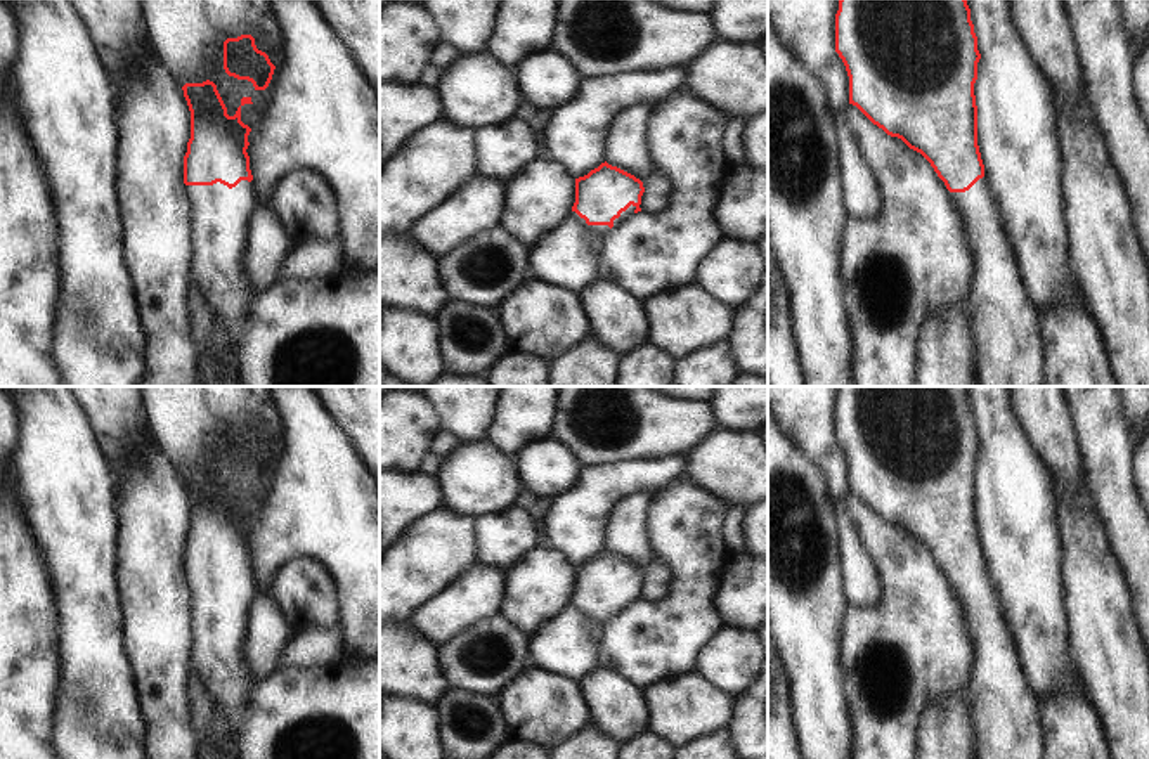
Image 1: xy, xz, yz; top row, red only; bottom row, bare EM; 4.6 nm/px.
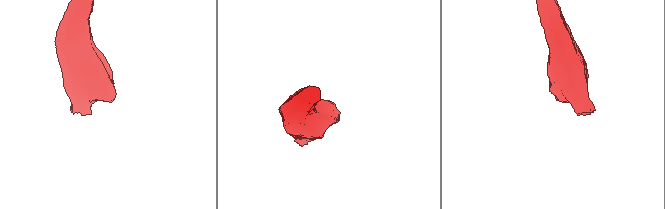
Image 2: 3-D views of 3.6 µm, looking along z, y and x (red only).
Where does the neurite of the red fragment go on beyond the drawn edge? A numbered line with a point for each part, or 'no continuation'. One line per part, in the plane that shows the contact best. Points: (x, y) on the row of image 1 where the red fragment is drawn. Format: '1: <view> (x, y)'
1: xy (219, 215)

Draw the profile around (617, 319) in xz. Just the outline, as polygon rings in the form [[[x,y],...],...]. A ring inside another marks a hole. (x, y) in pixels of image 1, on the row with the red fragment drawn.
[[[594,281],[579,291],[589,319],[589,336],[624,355],[648,341],[648,317],[639,298],[612,281]]]

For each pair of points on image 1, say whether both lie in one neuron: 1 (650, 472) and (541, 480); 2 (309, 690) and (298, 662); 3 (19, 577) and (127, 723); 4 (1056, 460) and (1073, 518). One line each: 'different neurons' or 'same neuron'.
1: different neurons
2: different neurons
3: different neurons
4: different neurons

